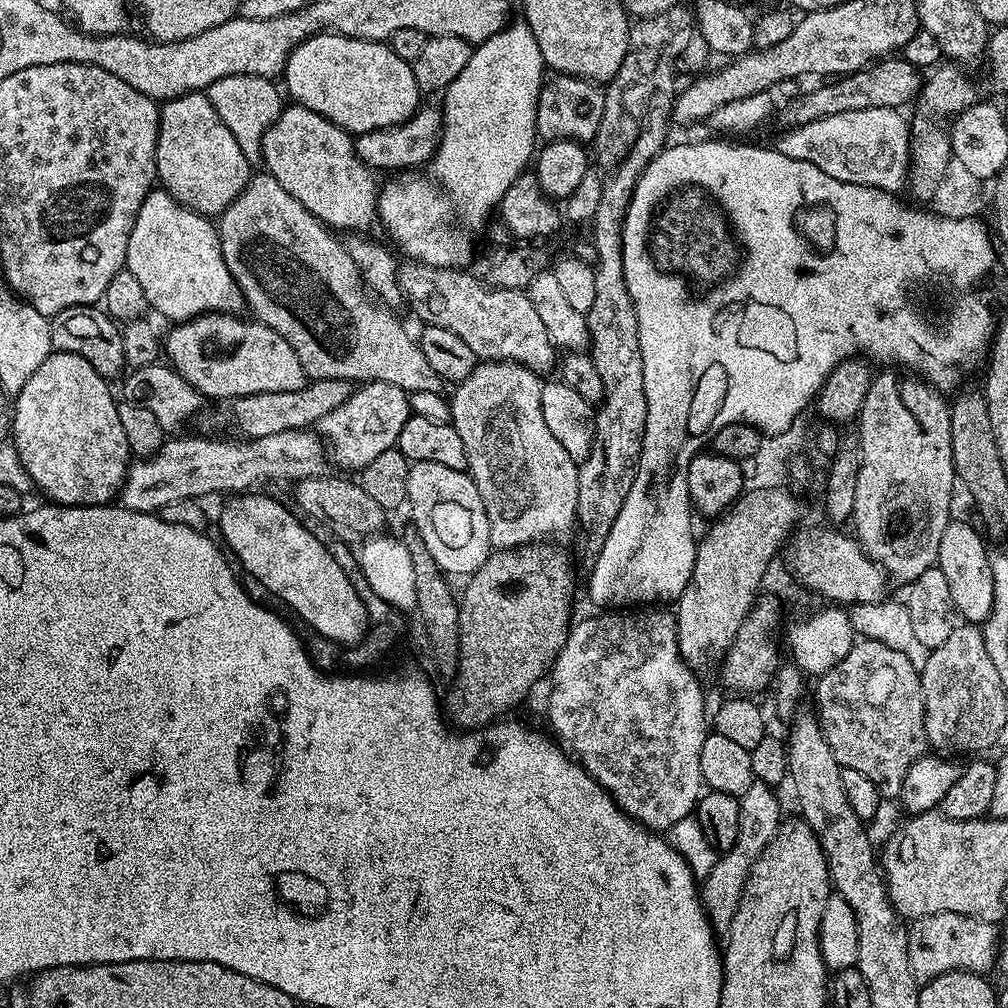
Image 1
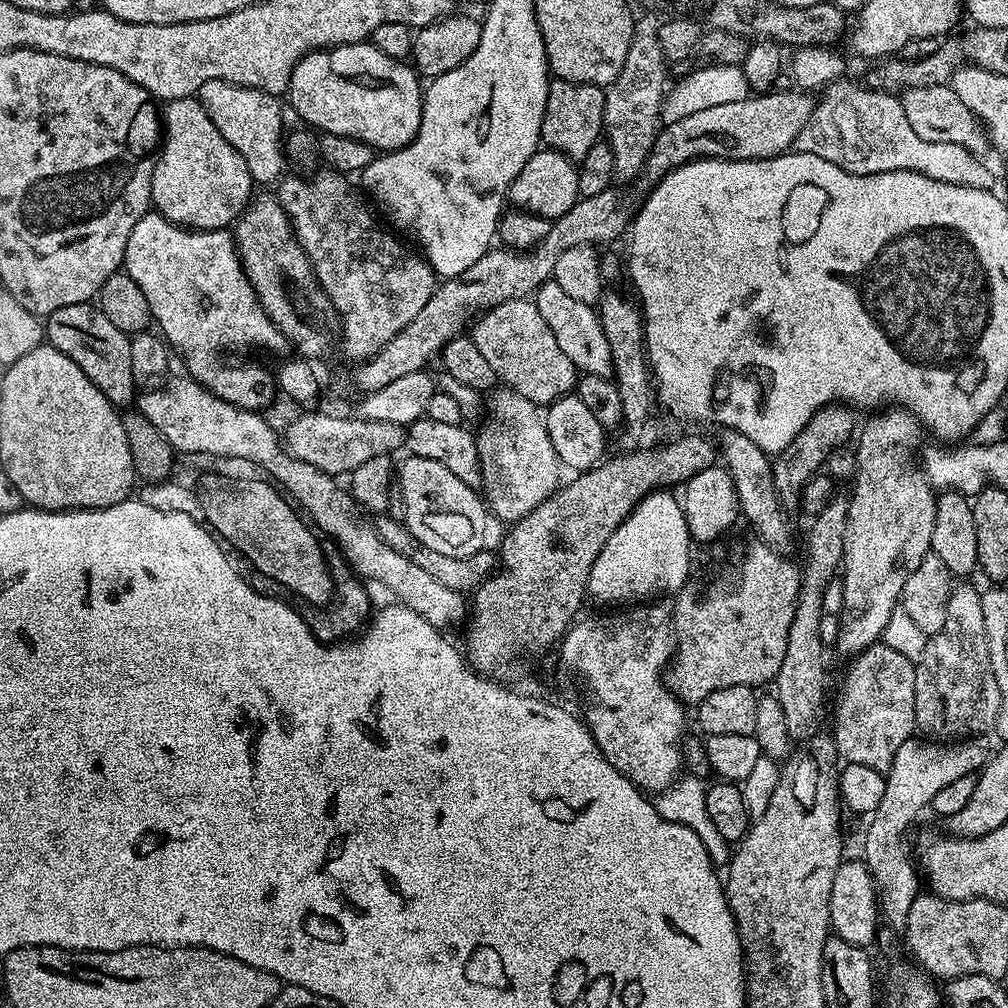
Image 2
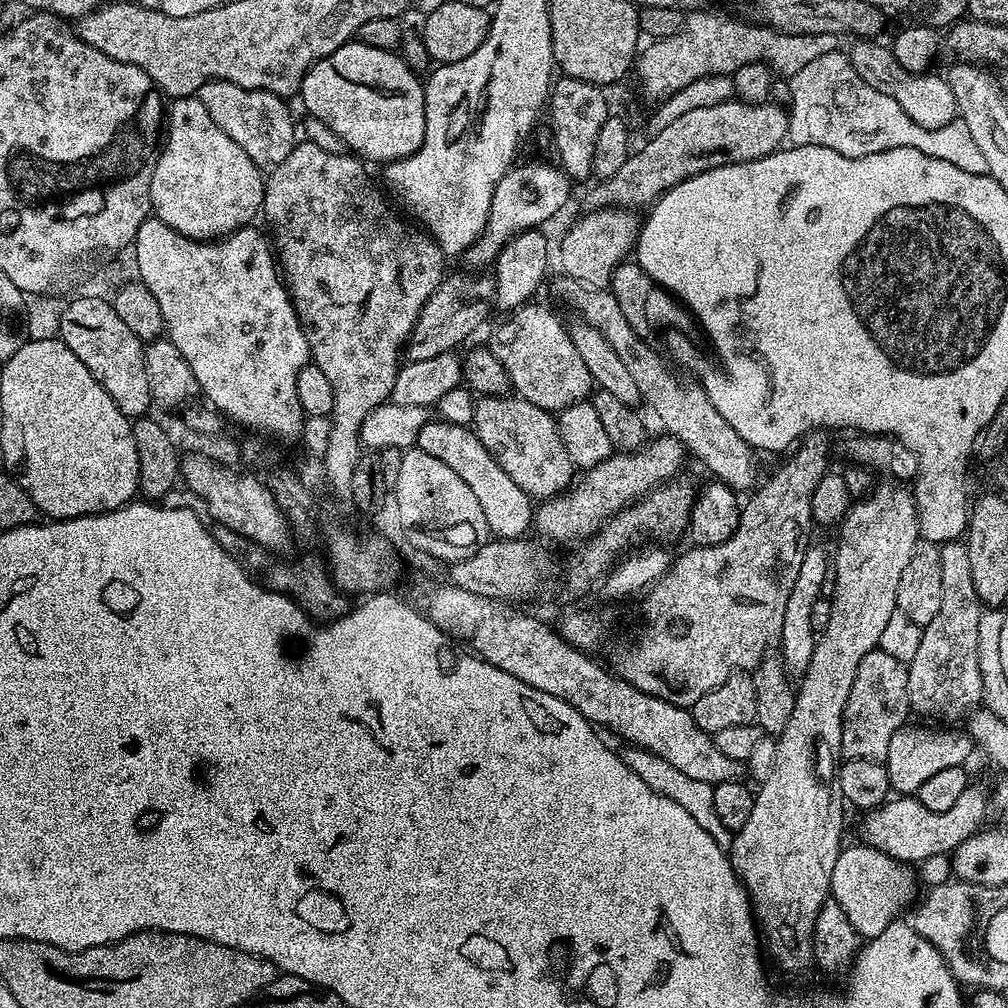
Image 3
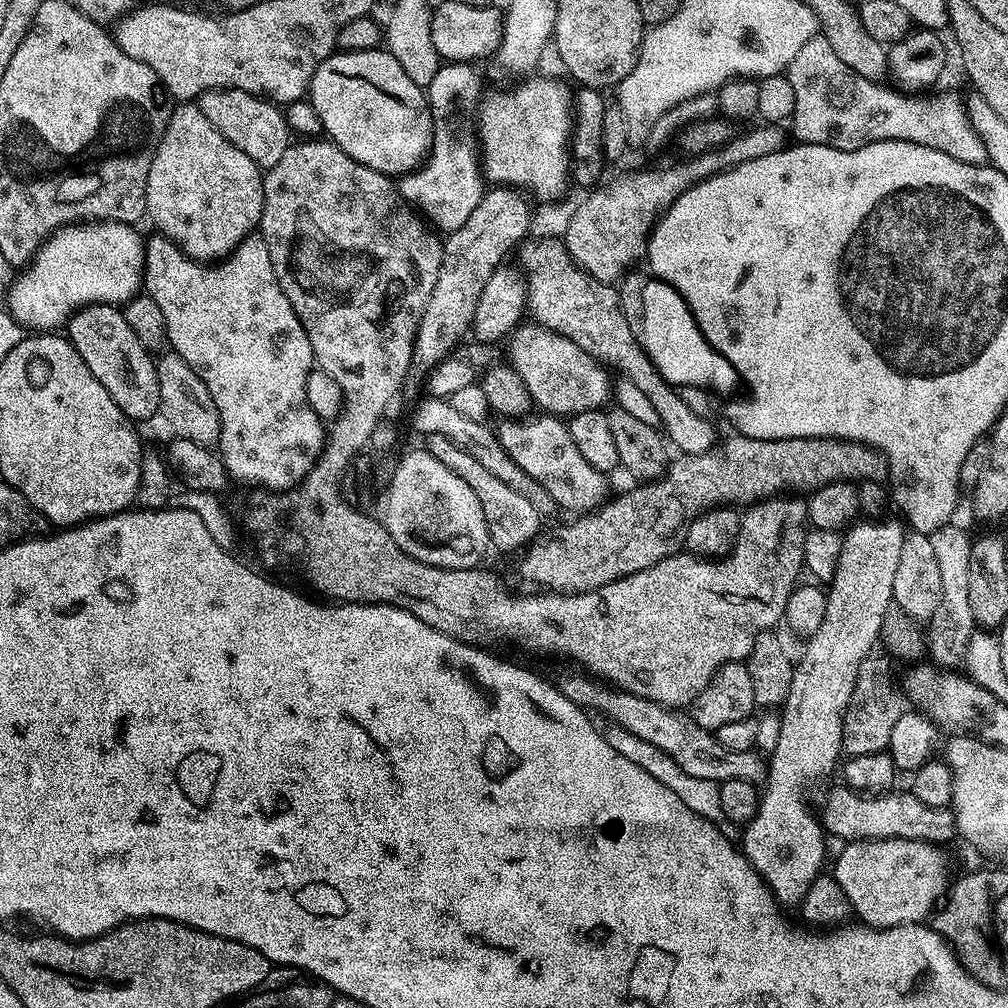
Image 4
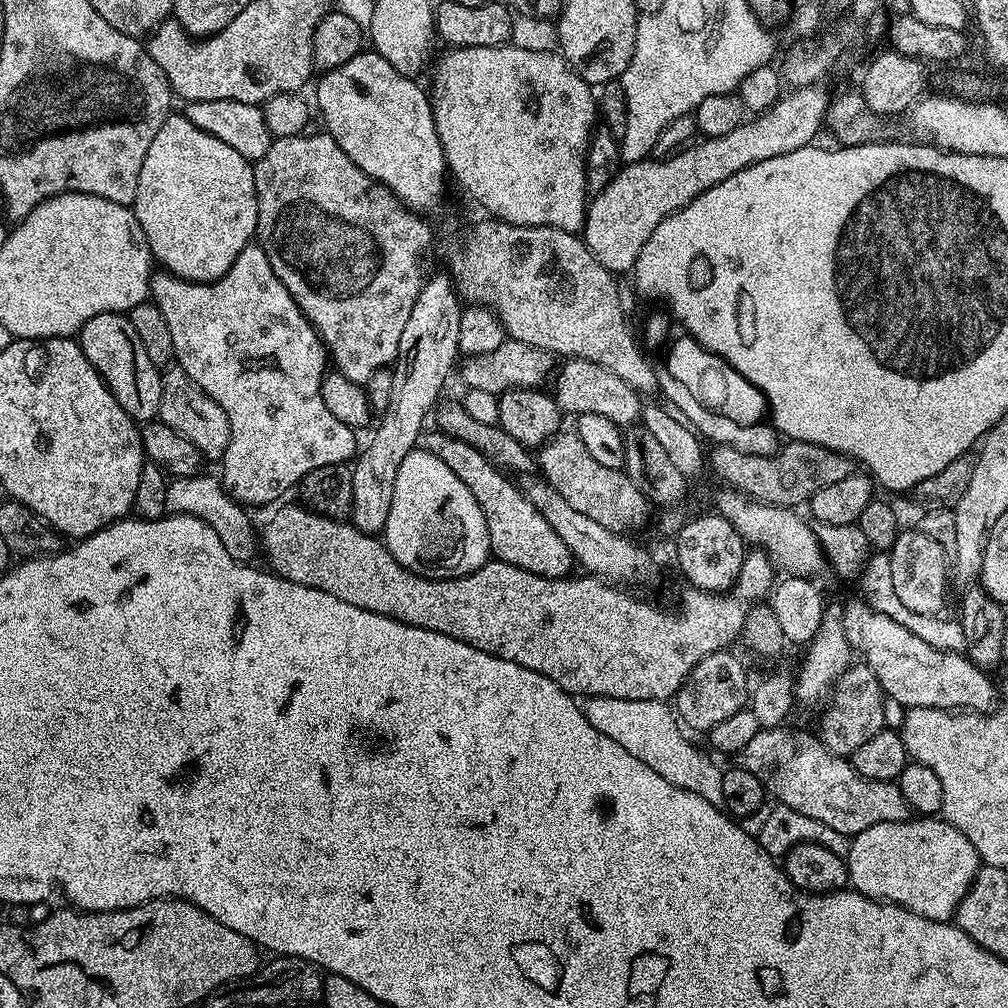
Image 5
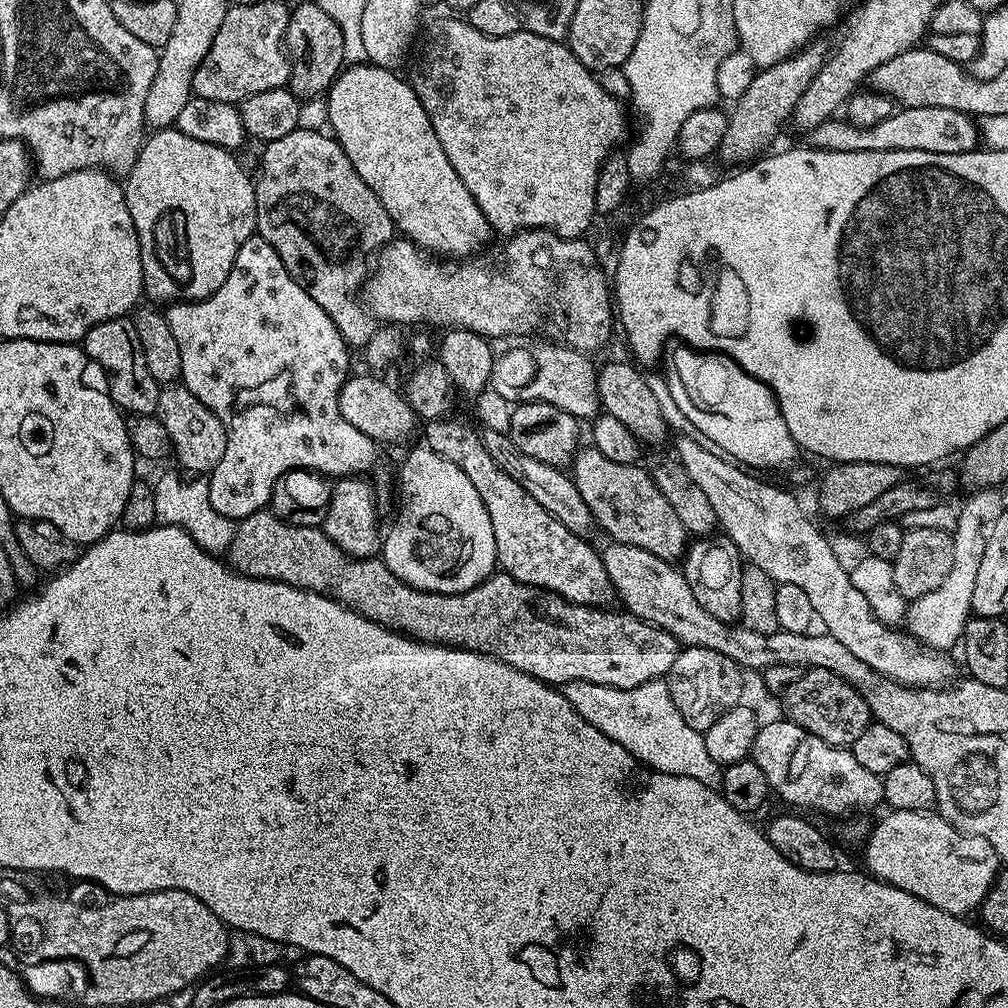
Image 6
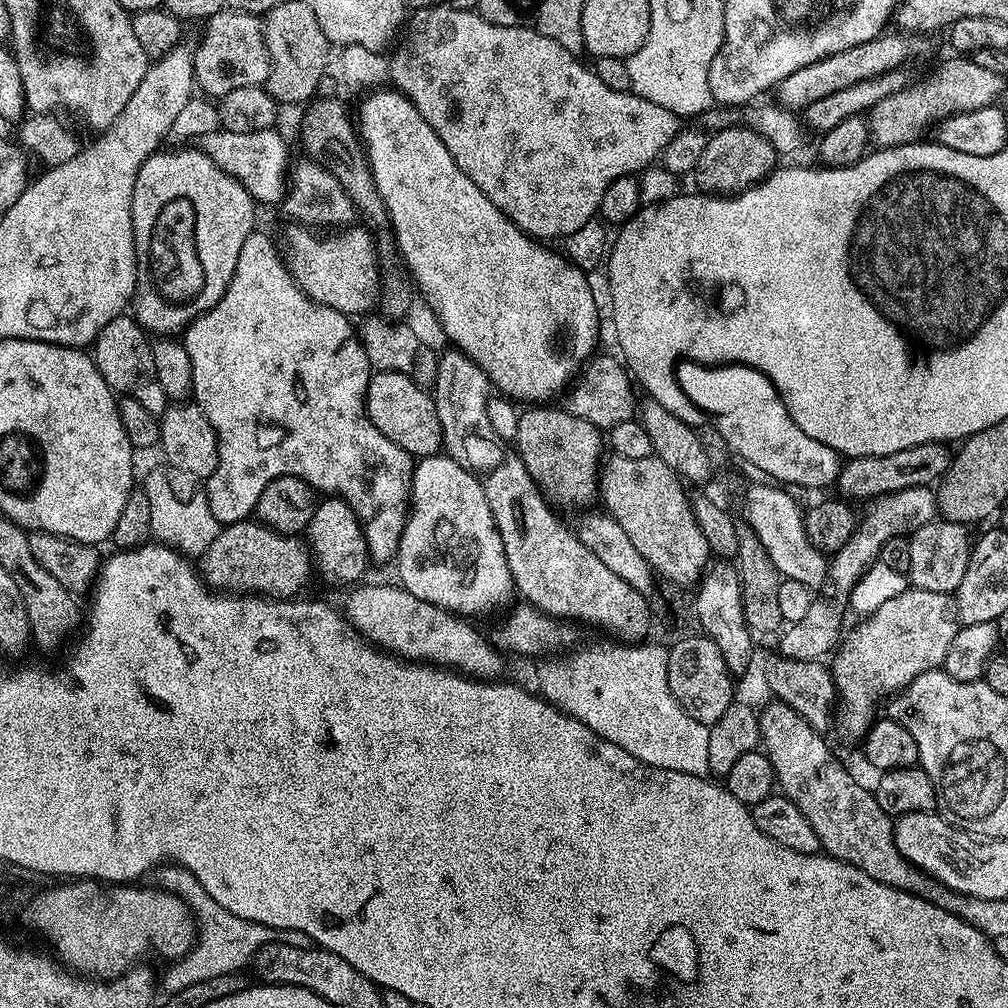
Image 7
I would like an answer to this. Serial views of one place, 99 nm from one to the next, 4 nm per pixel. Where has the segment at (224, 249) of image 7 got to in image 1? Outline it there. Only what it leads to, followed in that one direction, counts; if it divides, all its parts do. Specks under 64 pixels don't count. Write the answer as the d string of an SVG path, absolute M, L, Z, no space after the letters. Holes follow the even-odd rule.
M203 91L176 96L161 107L160 133L156 143L156 174L163 191L169 192L183 208L194 210L200 216L219 217L230 206L230 202L234 202L234 198L242 194L253 172L253 165L246 154L242 154L238 142L234 142L234 134L226 130L226 122L218 118L214 106L210 106Z

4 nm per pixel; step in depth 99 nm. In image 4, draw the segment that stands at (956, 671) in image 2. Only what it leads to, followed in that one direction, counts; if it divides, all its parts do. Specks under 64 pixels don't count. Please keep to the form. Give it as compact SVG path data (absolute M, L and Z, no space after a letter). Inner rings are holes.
M949 522L938 526L930 533L930 546L934 546L934 554L942 570L942 602L938 602L938 610L934 610L932 617L926 621L926 652L936 660L963 661L966 642L970 642L972 633L977 631L978 625L974 614L970 610L970 550L973 537L968 536L964 528L959 528L956 522Z

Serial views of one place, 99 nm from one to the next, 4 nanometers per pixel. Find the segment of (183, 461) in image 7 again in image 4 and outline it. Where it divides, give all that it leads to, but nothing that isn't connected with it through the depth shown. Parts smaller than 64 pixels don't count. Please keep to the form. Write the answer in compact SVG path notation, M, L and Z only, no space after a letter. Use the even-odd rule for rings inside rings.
M165 351L156 360L158 374L158 390L160 391L159 415L173 428L175 435L182 440L198 442L198 446L215 449L220 442L222 422L218 414L218 406L214 406L214 398L210 398L210 390L206 390L206 382L186 366L186 362L177 352Z

